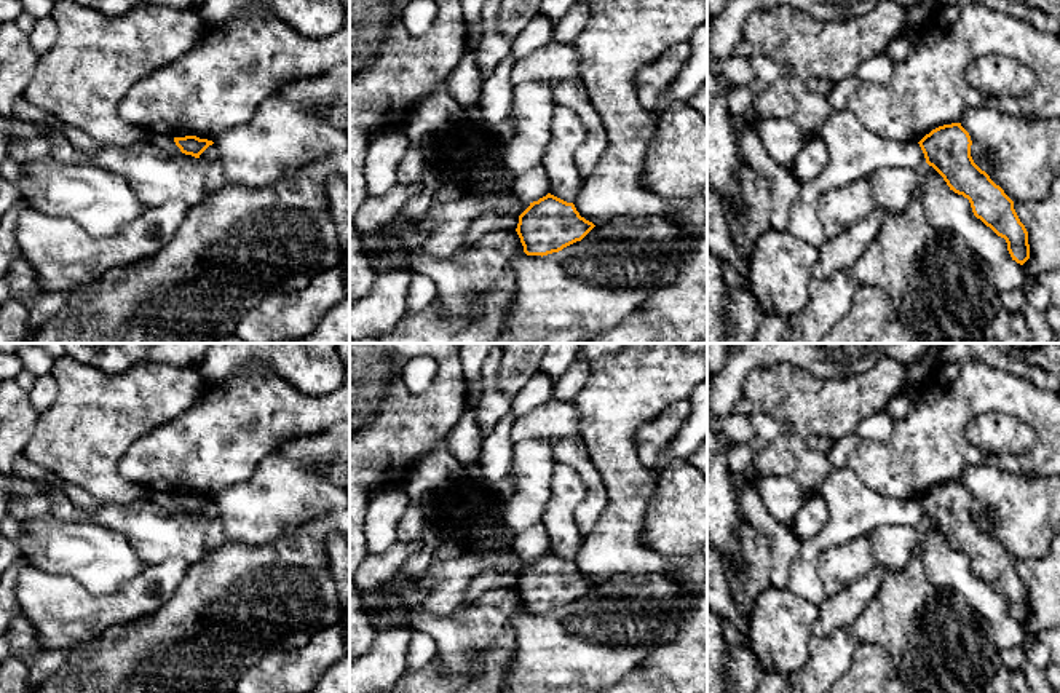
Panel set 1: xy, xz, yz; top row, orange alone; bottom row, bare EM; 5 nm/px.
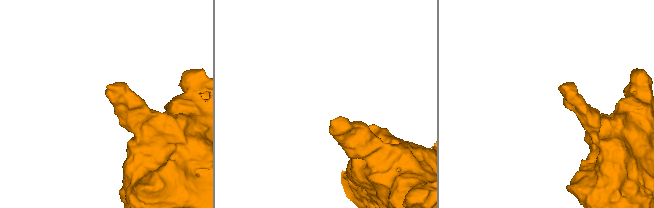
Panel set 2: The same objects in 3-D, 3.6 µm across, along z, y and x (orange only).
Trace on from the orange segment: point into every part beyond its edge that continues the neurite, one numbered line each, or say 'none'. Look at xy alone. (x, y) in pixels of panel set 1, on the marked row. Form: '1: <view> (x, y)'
none

